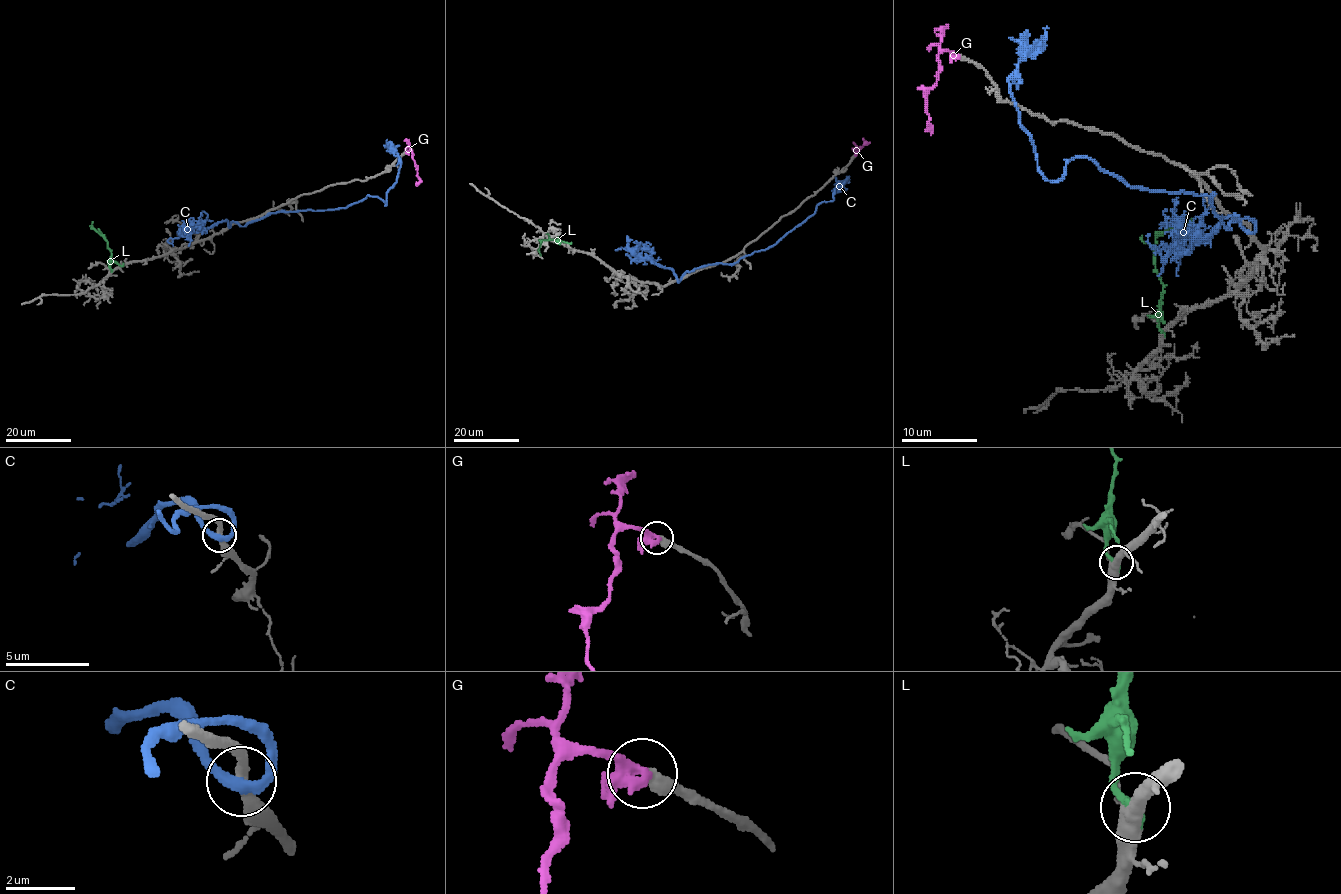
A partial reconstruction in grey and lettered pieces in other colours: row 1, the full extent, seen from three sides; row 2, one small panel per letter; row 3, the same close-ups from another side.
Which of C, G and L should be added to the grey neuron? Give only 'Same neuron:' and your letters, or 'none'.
Same neuron: G

